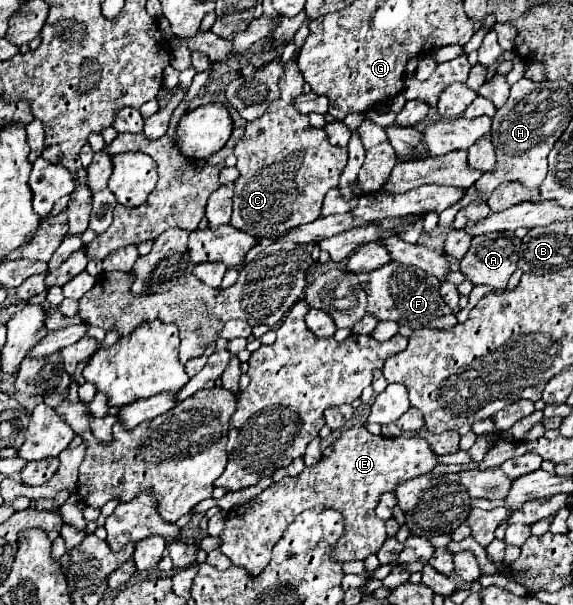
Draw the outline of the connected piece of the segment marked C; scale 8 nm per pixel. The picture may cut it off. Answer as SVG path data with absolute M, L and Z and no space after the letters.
M302 24L302 28L294 36L296 52L294 52L292 60L286 62L286 70L280 78L280 92L282 92L280 98L270 104L270 108L264 112L264 116L246 124L242 138L236 142L236 148L234 148L234 156L238 158L236 168L240 170L240 178L234 182L236 184L234 212L232 212L230 224L242 232L252 234L254 238L274 238L290 228L314 222L320 216L326 192L330 188L338 186L340 174L348 160L348 150L340 148L340 146L332 146L326 138L326 132L312 128L308 116L300 114L294 106L294 98L298 94L302 94L302 86L304 86L304 78L296 66L296 56L300 52L300 48L304 46L306 36L308 36L308 26Z

